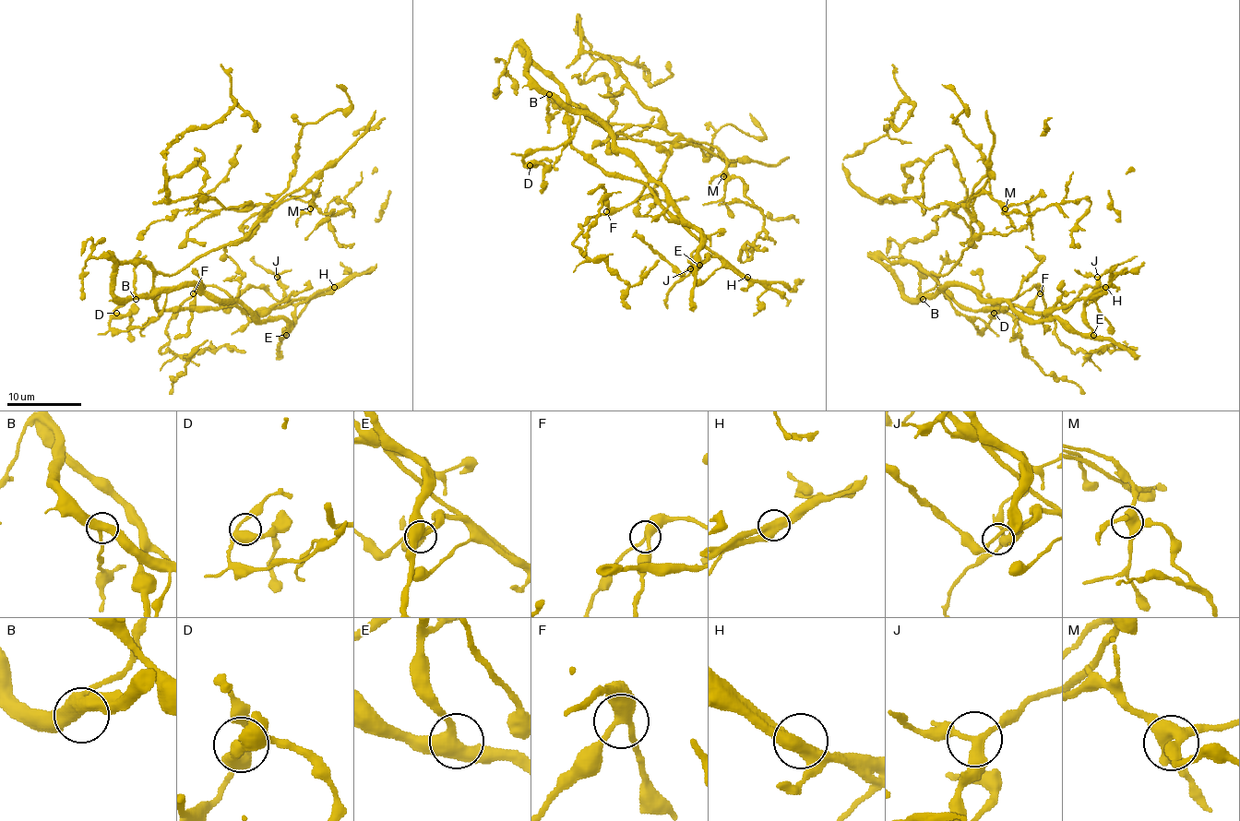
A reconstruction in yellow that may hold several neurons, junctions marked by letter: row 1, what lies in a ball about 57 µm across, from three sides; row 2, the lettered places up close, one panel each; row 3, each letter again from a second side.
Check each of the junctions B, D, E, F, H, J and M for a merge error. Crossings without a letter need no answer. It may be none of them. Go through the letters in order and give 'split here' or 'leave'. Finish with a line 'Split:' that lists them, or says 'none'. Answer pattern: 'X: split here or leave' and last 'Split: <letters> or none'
B: leave
D: leave
E: leave
F: leave
H: split here
J: leave
M: leave
Split: H

